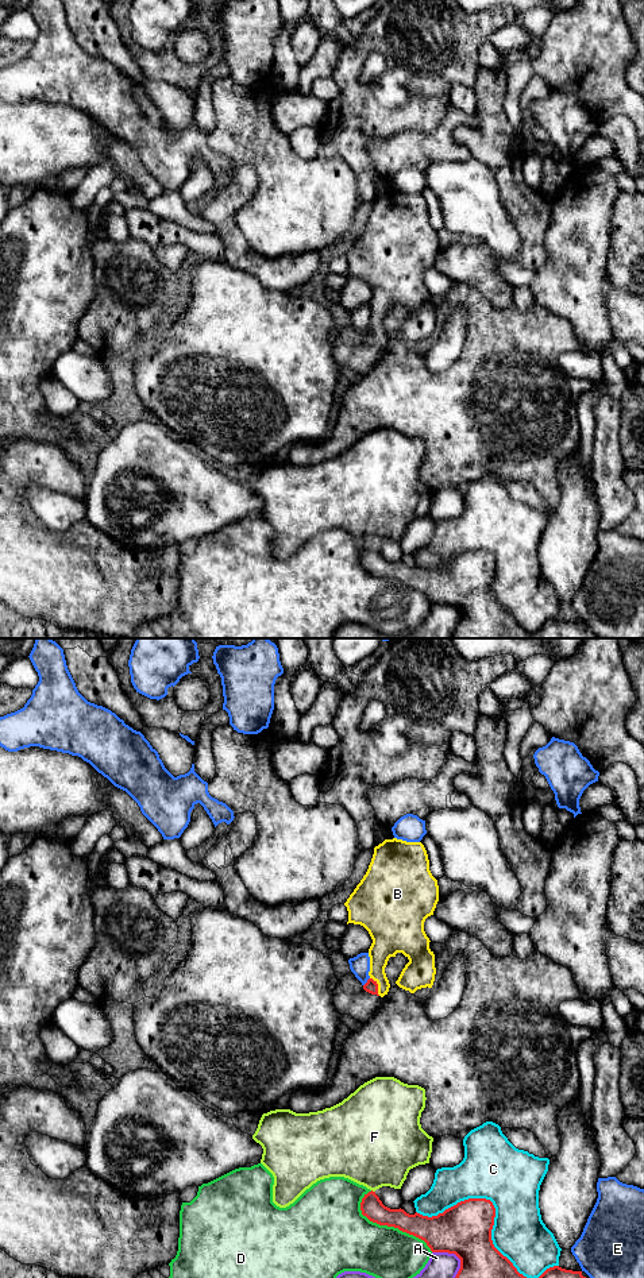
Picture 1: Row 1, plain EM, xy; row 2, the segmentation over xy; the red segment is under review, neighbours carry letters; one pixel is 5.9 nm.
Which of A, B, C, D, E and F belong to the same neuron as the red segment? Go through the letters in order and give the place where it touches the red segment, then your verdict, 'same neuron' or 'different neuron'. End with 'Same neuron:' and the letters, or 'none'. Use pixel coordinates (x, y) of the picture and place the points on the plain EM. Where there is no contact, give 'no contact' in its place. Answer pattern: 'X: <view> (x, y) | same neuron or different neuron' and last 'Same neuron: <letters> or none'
A: xy (459, 610) | different neuron
B: xy (377, 339) | same neuron
C: xy (493, 571) | different neuron
D: xy (389, 578) | different neuron
E: xy (367, 334) | different neuron
F: xy (371, 543) | different neuron
Same neuron: B

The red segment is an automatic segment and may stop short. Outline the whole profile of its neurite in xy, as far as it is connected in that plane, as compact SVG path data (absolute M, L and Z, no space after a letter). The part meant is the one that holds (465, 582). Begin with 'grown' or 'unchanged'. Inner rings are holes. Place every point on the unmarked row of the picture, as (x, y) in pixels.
unchanged; M371 543L362 551L360 563L373 575L424 592L432 605L455 606L460 621L452 638L598 638L582 623L559 618L535 632L520 626L493 596L495 560L486 551L468 551L428 569L417 564L409 567L401 560L390 561Z

